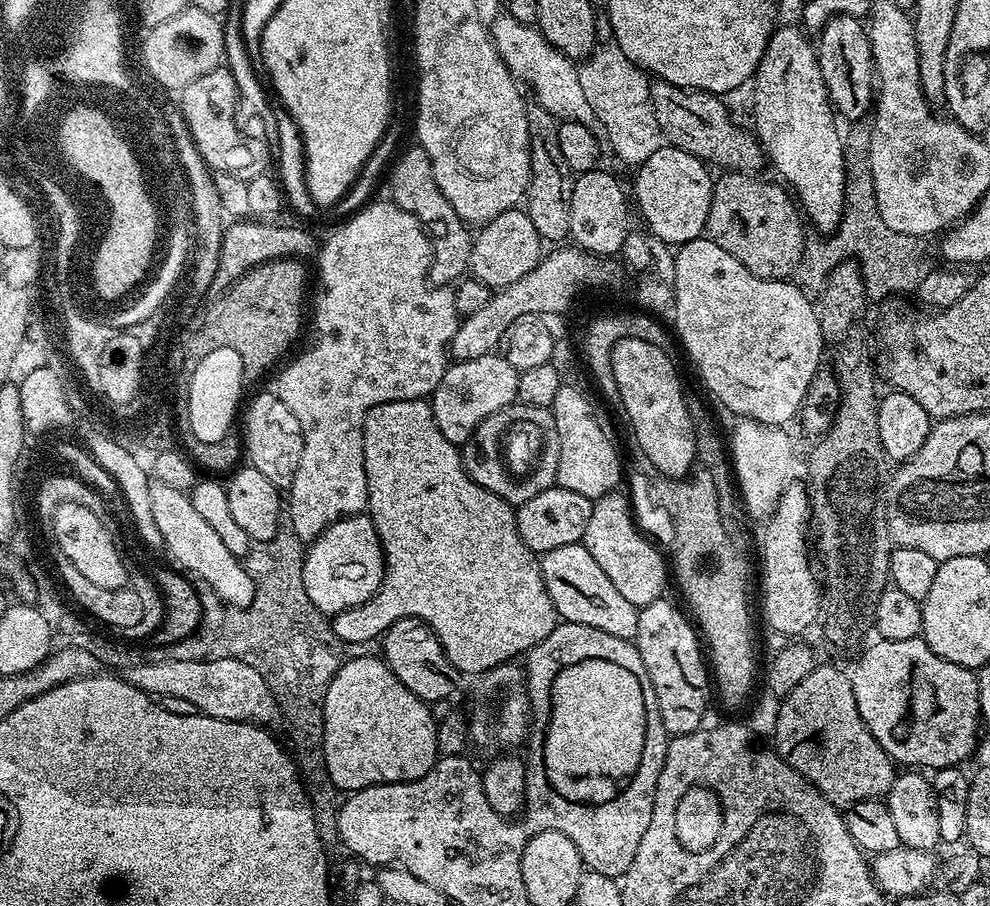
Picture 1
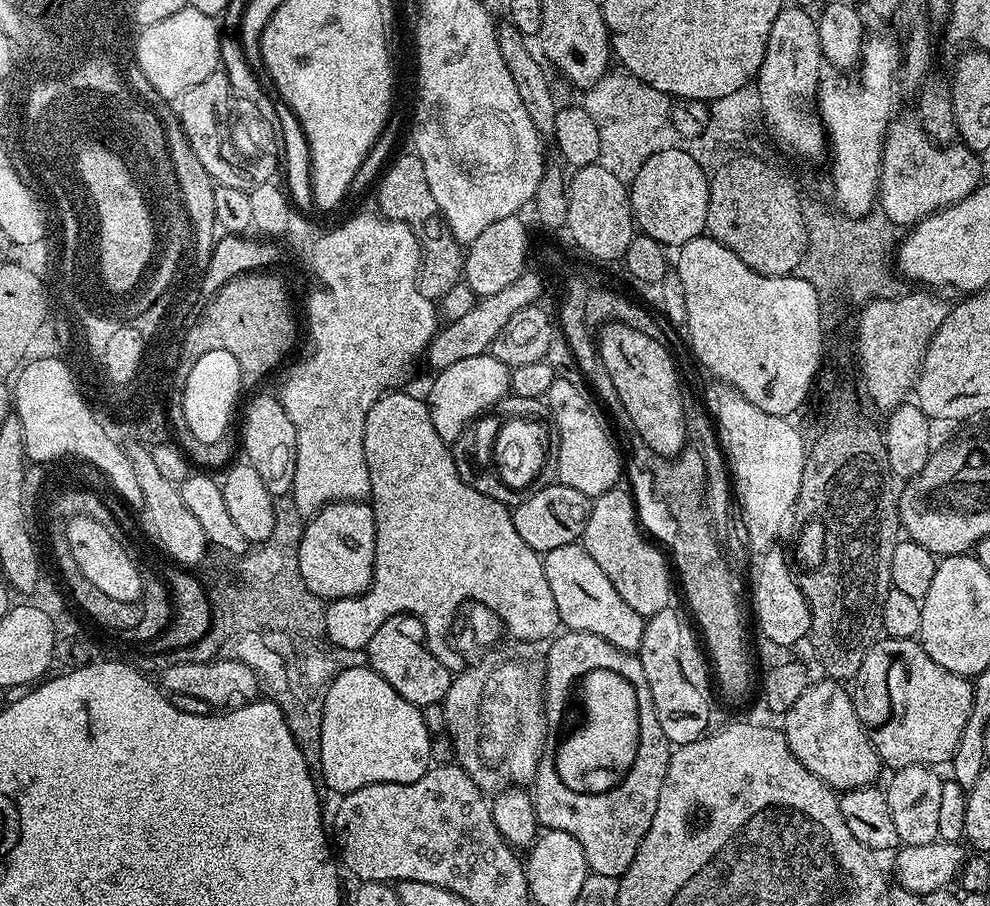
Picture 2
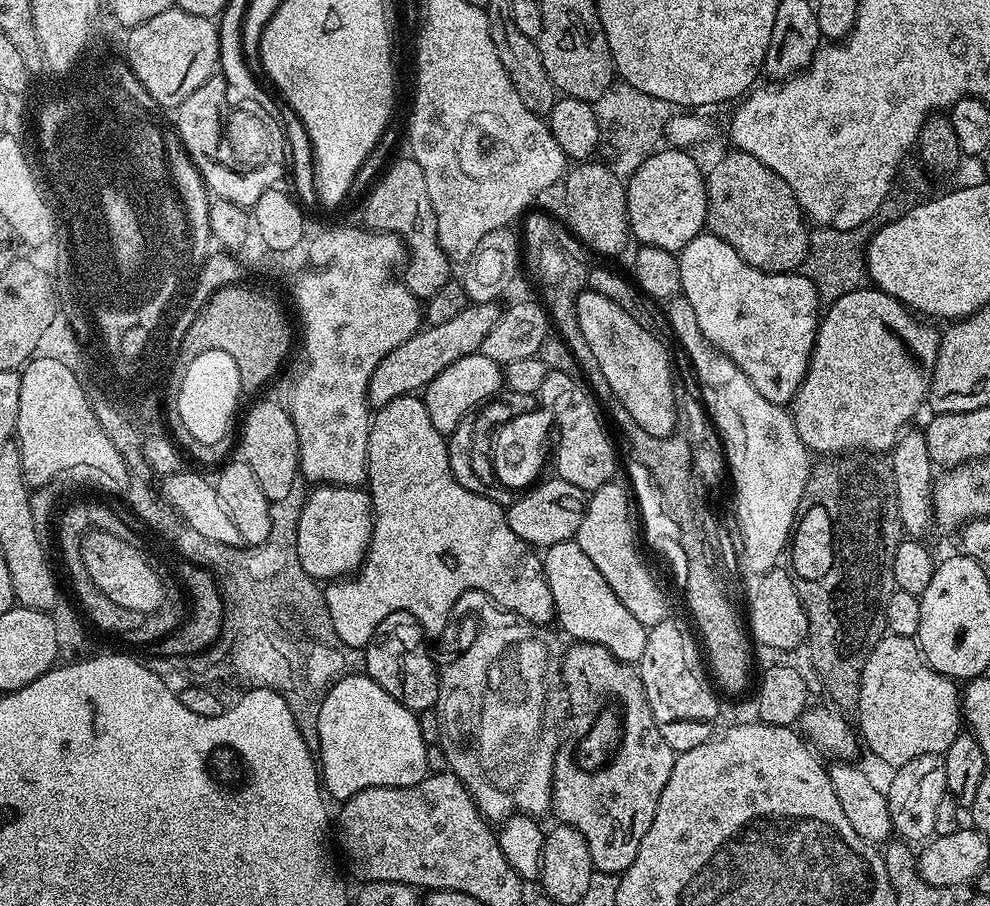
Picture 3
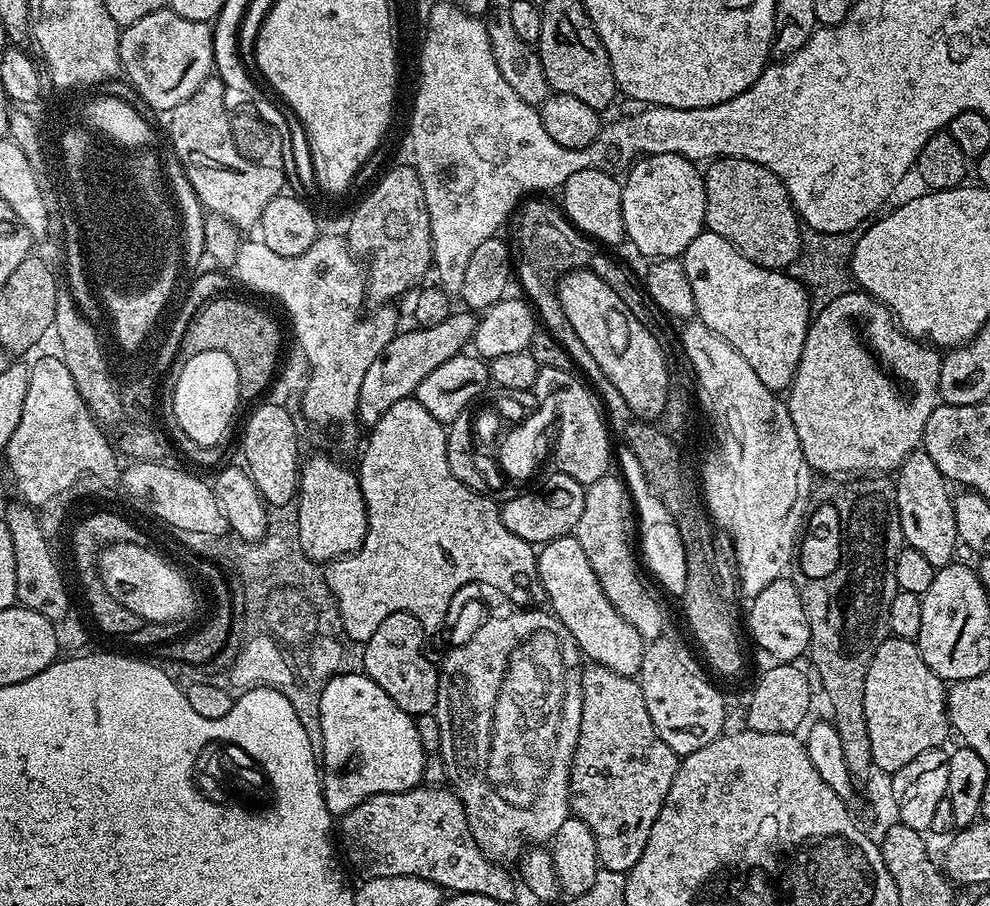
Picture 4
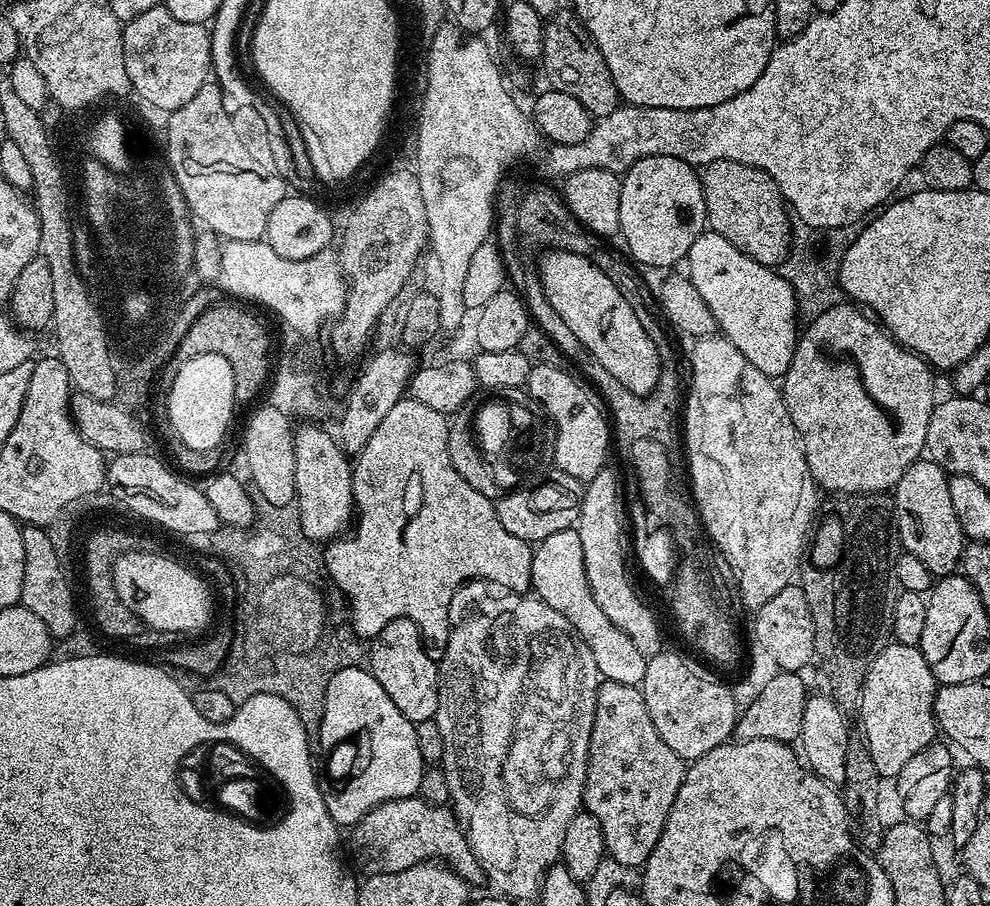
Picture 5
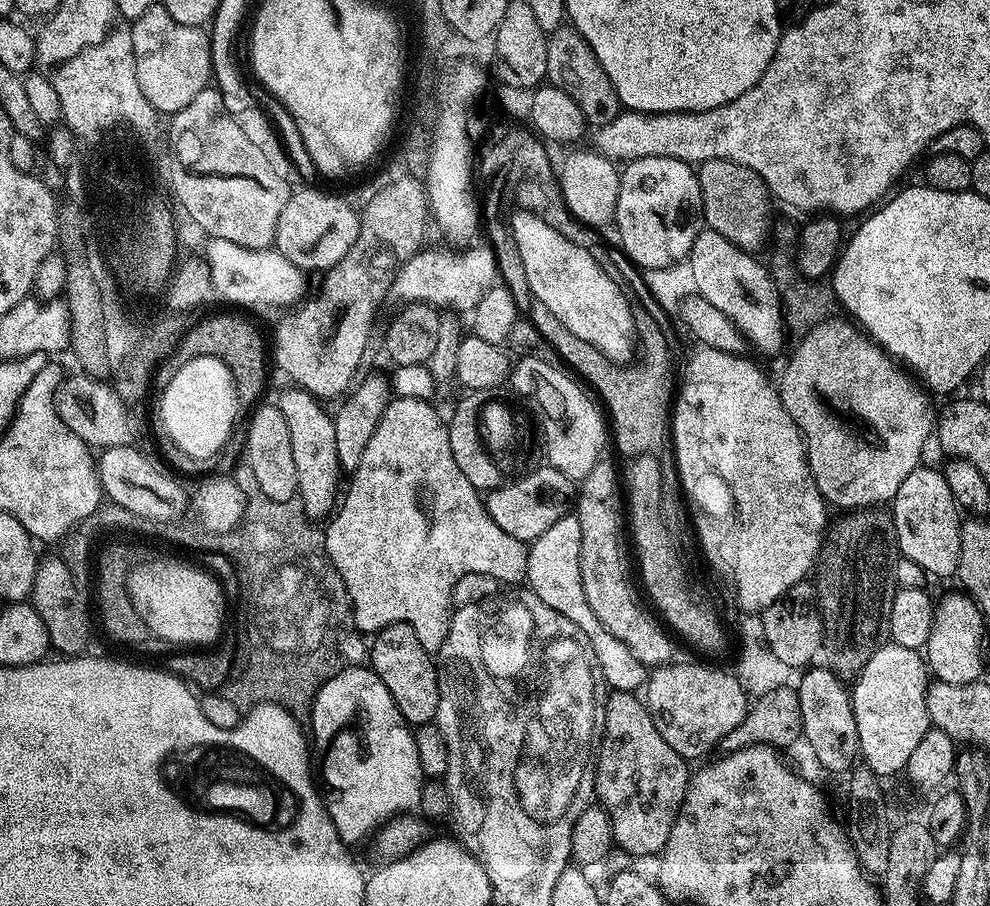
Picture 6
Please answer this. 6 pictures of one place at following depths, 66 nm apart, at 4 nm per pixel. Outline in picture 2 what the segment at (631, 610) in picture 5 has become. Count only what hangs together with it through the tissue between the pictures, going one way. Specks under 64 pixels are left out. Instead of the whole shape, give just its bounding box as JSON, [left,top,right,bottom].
[582,487,674,618]

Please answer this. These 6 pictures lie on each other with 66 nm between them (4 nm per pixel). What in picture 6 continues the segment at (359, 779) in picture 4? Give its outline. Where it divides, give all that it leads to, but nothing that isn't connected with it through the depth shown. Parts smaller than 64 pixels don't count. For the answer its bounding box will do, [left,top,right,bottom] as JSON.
[310,666,426,846]

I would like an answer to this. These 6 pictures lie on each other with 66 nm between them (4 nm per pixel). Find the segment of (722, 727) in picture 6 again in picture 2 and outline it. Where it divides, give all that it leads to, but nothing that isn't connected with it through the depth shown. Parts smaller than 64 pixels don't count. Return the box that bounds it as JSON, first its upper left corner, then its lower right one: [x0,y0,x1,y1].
[638,611,714,746]

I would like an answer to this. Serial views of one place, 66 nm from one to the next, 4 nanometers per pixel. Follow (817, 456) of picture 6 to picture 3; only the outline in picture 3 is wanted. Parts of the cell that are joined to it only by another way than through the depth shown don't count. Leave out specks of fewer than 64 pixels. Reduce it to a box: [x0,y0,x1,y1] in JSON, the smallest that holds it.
[790,286,941,456]

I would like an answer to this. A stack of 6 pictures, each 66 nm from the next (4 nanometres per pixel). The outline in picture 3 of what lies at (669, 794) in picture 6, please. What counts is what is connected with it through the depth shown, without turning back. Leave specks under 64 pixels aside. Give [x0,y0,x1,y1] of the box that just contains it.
[550,642,677,874]

